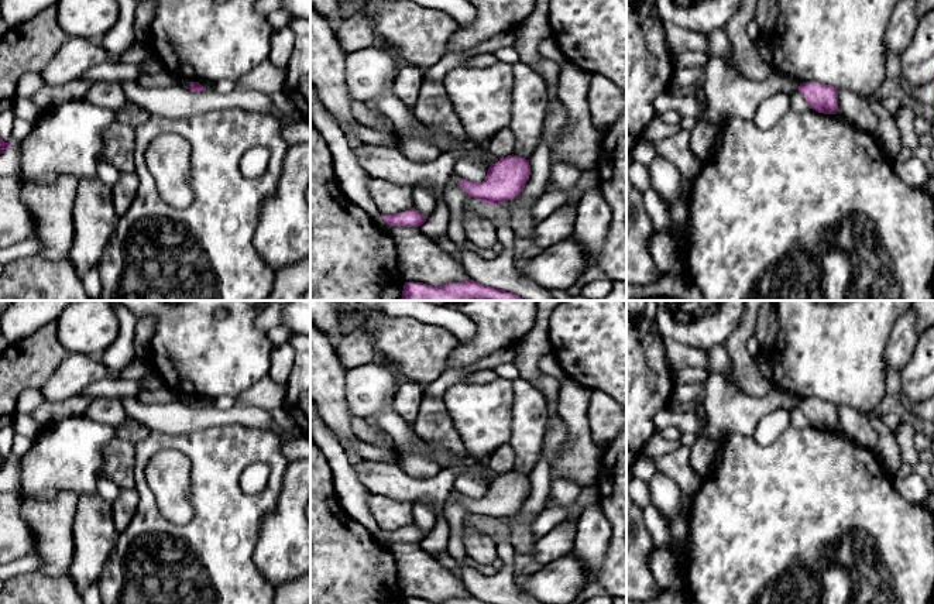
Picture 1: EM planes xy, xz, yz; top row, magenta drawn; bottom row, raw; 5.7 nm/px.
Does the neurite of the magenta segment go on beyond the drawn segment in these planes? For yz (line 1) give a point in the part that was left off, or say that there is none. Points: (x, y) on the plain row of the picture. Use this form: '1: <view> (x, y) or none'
1: none

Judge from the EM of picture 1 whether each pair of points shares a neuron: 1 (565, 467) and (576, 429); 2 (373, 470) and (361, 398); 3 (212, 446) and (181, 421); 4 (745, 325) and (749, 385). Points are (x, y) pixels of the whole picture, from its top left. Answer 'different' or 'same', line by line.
1: same
2: different
3: different
4: same

